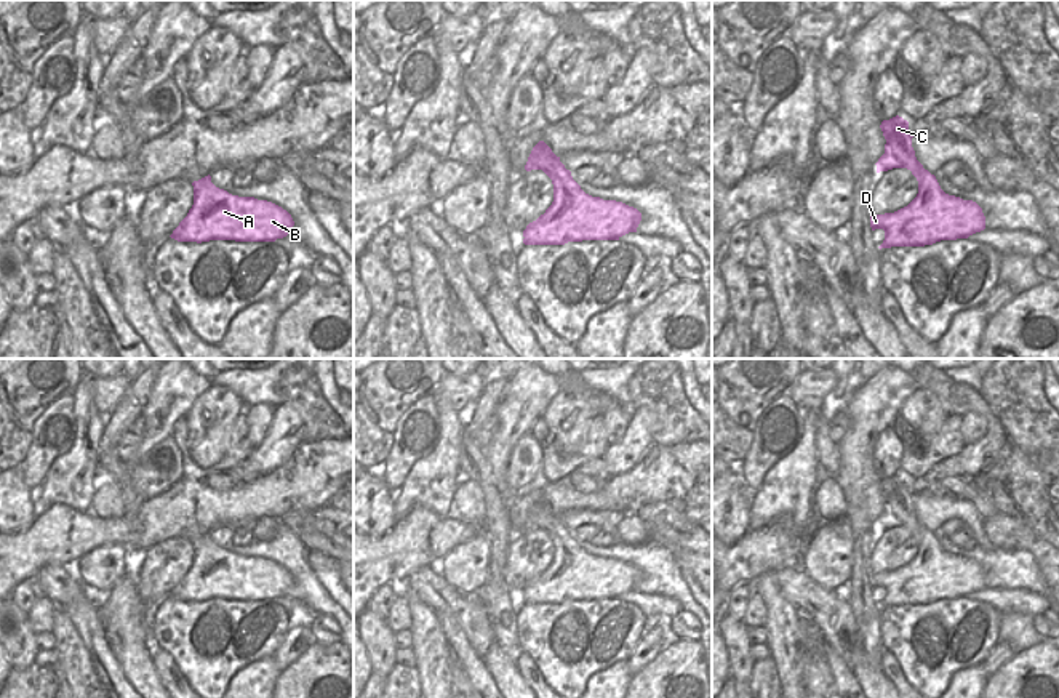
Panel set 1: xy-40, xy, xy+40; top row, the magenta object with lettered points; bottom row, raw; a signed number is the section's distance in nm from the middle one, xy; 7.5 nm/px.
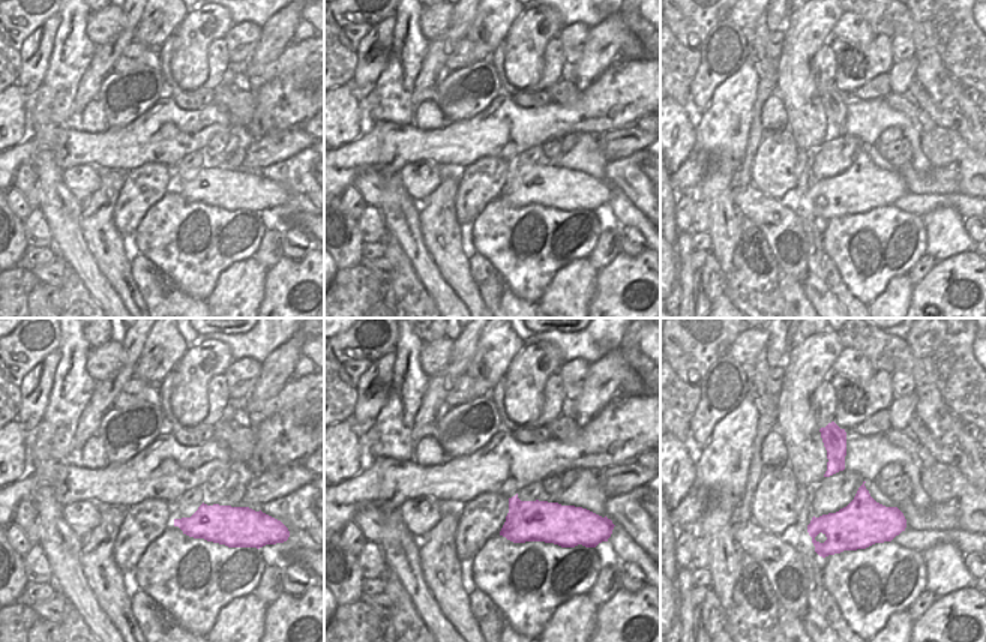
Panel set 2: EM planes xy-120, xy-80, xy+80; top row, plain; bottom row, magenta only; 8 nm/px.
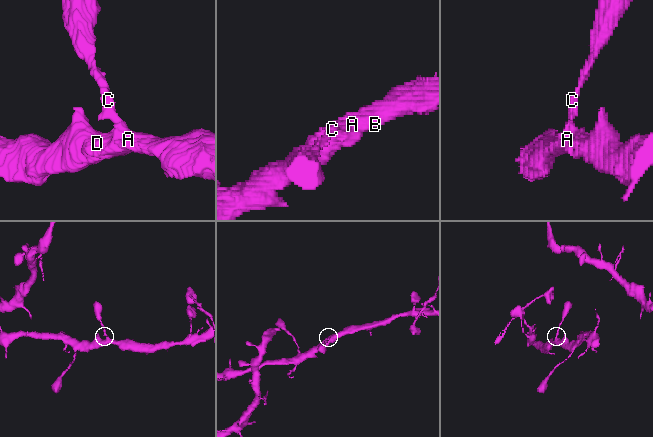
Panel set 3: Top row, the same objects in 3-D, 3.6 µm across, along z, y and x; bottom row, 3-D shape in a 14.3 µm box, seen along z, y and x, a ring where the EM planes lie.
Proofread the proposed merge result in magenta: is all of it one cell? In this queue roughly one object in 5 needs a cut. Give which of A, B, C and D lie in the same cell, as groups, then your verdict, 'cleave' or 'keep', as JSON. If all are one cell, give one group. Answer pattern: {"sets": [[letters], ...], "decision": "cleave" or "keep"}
{"sets": [["A", "B", "C", "D"]], "decision": "keep"}

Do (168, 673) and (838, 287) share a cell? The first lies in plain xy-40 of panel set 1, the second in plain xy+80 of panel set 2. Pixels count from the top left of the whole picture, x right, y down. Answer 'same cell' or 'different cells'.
same cell

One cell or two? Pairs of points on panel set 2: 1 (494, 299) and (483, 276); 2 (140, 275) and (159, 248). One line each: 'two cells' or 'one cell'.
1: one cell
2: two cells

